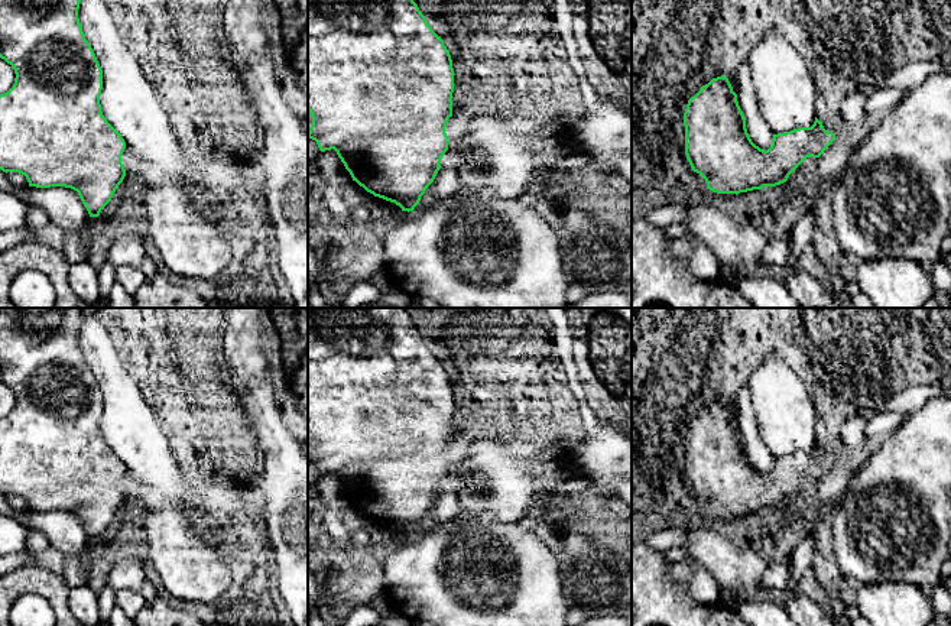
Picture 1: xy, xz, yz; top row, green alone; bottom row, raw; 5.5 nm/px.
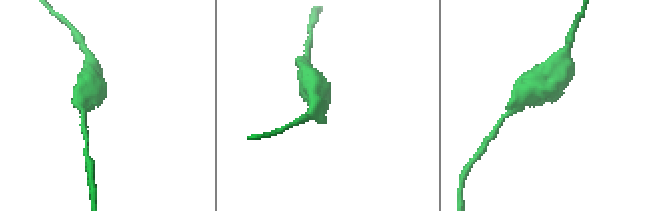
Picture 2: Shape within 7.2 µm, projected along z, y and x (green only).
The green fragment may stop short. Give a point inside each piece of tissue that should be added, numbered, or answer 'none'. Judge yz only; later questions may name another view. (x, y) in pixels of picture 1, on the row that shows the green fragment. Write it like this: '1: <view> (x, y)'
none

